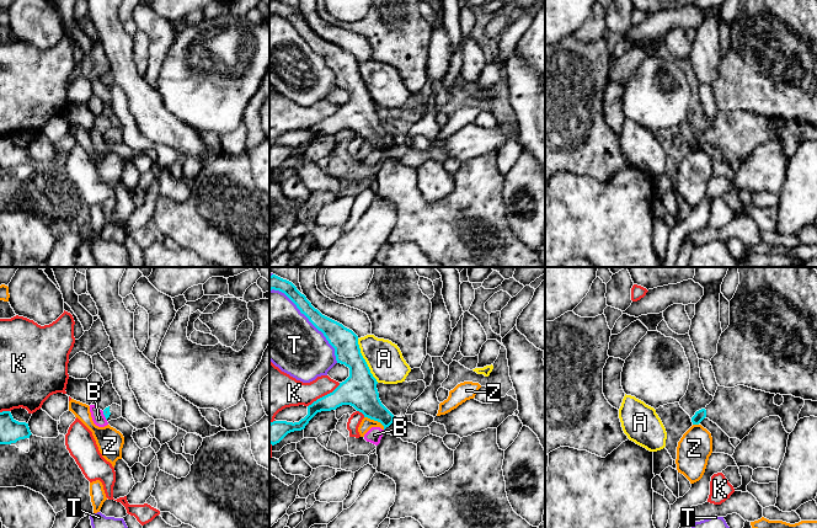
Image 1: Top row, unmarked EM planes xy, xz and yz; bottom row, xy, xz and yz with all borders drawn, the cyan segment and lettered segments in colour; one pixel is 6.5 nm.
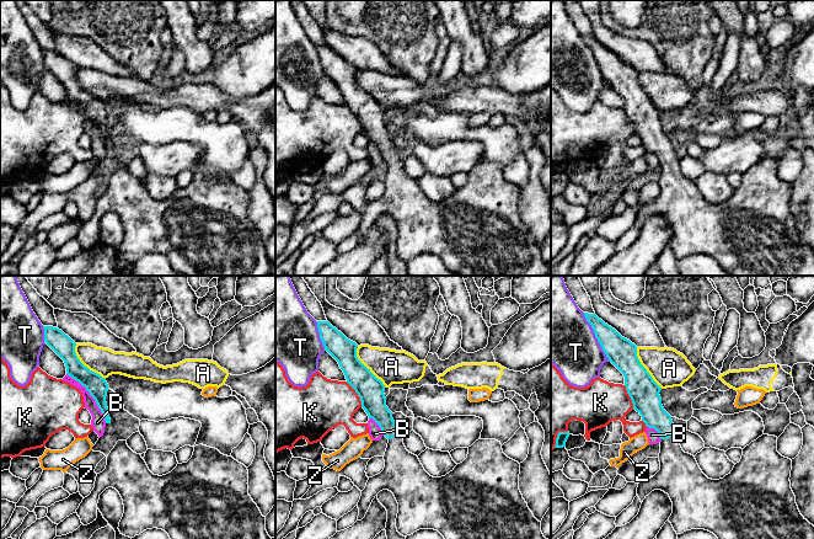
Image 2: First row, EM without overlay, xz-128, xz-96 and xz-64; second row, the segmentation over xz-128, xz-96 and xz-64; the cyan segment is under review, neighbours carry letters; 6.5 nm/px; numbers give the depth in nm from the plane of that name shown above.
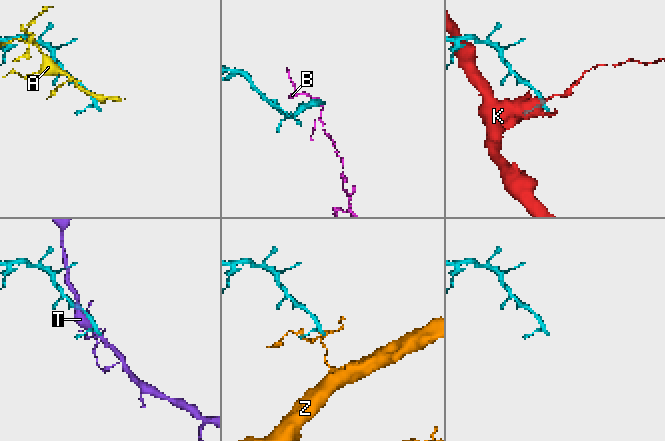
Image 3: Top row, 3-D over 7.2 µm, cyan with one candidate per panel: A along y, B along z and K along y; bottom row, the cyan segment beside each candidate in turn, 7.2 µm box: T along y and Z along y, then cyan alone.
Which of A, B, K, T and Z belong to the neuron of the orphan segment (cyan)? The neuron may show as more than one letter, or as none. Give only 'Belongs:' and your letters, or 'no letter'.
Belongs: no letter

